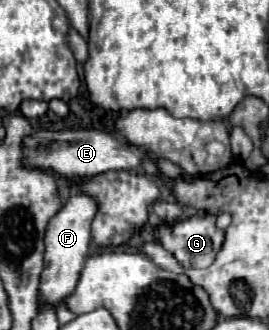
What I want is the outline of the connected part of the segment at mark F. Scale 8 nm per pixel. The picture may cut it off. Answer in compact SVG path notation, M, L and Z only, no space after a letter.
M75 195L71 197L65 207L49 221L47 225L47 235L45 235L45 269L41 273L41 283L39 283L39 307L47 305L57 305L63 303L69 295L73 295L81 267L85 265L87 251L89 251L89 225L95 217L97 211L97 201L87 195Z

